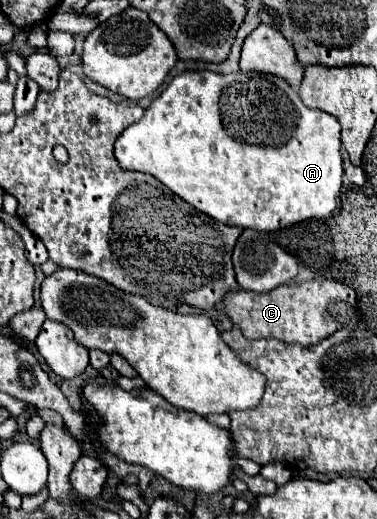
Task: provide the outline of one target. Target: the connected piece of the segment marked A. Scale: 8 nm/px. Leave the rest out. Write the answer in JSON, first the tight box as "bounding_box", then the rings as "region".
{"bounding_box":[114,71,342,231],"region":[[[186,71],[170,81],[170,85],[160,93],[158,99],[152,101],[152,105],[146,109],[144,117],[124,129],[124,133],[114,143],[114,155],[122,169],[126,171],[144,171],[148,175],[154,175],[160,183],[164,183],[172,193],[188,201],[198,211],[210,215],[212,219],[236,225],[242,229],[254,229],[254,231],[278,231],[284,227],[292,227],[296,223],[302,223],[306,219],[326,219],[332,215],[332,211],[340,203],[340,189],[342,189],[342,157],[340,157],[340,125],[338,121],[318,109],[308,109],[300,97],[298,87],[290,87],[288,81],[282,77],[260,73],[260,71],[248,71],[248,73],[234,73],[234,75],[220,75],[214,71]]]}

